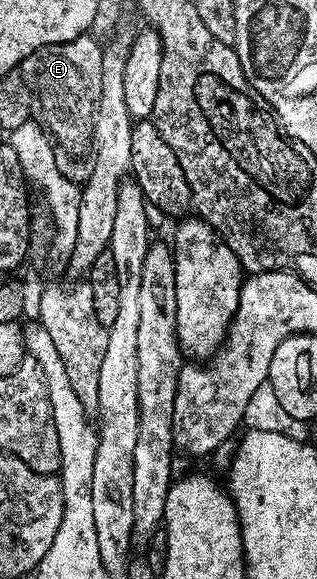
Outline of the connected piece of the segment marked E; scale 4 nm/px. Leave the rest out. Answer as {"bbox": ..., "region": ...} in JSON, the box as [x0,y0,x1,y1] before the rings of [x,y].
{"bbox":[19,34,104,183],"region":[[[83,34],[63,44],[38,48],[19,66],[30,93],[32,120],[44,128],[55,147],[61,175],[76,183],[85,183],[92,173],[97,102],[101,97],[104,48],[90,34]]]}

